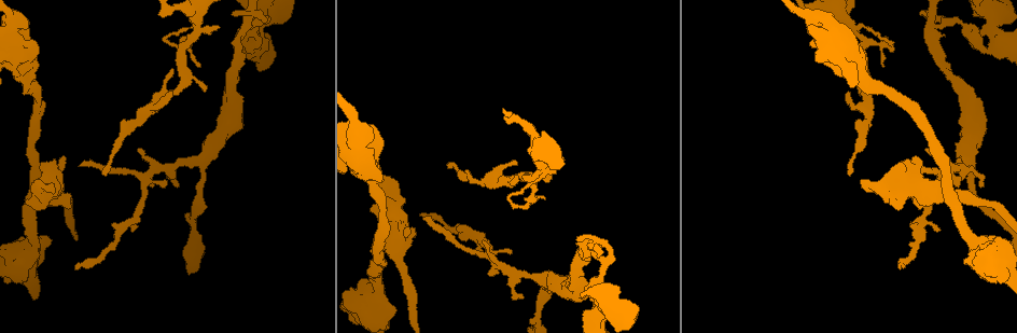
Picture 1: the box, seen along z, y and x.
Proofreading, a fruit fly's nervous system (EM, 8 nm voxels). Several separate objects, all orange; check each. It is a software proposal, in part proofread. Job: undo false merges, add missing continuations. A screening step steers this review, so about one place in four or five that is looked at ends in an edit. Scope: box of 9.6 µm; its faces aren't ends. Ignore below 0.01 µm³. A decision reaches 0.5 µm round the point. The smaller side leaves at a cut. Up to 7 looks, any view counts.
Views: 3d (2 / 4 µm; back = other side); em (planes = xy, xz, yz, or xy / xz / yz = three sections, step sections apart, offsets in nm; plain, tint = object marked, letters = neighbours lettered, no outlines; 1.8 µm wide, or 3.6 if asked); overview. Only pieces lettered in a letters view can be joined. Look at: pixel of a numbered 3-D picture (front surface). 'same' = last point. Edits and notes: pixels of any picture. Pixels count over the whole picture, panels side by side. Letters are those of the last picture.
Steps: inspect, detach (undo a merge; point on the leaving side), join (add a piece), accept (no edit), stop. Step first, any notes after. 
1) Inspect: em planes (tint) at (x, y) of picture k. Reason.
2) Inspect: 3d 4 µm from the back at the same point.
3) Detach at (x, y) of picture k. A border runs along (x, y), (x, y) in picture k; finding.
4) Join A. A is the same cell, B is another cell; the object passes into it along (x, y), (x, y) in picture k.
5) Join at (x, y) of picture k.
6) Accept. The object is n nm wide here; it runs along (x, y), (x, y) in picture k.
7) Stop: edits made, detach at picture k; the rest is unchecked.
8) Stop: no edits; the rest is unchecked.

Inspect: em xz step 8 (letters) at (64, 155) of picture 1. An open end.

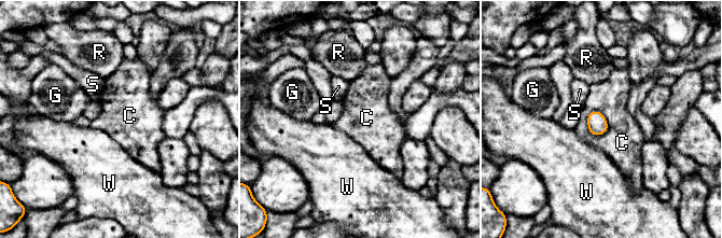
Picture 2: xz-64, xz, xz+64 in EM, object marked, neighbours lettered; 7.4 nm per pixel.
Inspect: em planes (letters) at the same point.

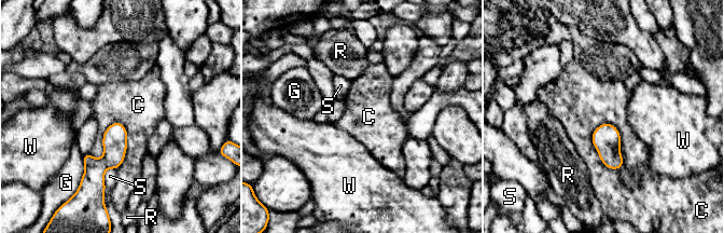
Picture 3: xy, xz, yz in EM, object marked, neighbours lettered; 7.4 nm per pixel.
Accept. C, G, R, S and W are other cells; a border runs along (604, 122), (620, 134), (618, 169) in picture 3; none of them fits.

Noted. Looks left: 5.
Inspect: em planes (letters) at (537, 322) of picture 1. Thick turns thin.

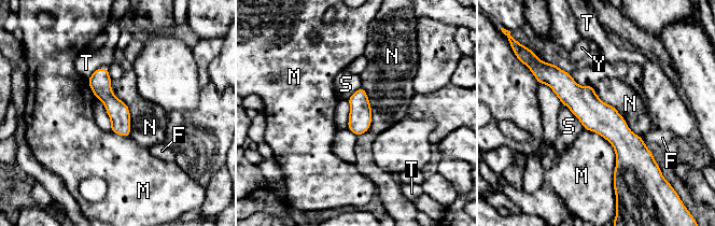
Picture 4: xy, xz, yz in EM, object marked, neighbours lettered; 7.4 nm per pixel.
Accept. F, M, N, S, T and Y are other cells; a border runs along (584, 128), (612, 145), (614, 187) in picture 4; all the same cell.

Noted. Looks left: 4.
Inspect: 3d 4 µm at (857, 87) of picture 1. Sharp bend.

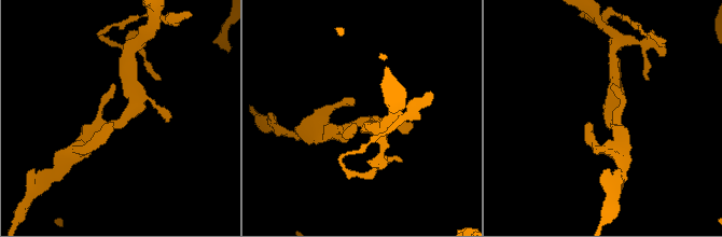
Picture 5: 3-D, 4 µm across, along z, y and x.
Inspect: em yz step 4 (tint) at (130, 111) of picture 5.

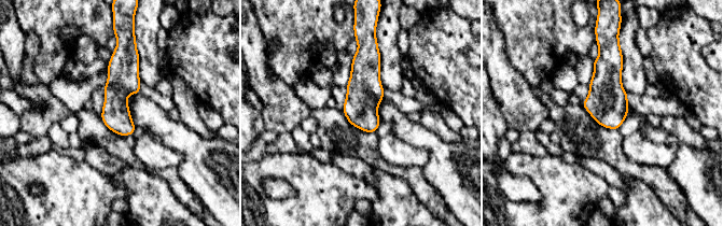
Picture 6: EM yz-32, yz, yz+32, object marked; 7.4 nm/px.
Inspect: em planes (letters) at the same point.

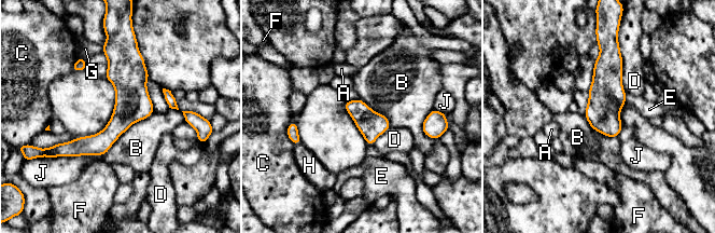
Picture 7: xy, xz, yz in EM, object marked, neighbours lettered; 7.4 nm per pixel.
Accept. A, B, C, D, E, F, G, H and J are other cells; a border runs along (153, 111), (134, 122), (103, 154) in picture 7; continuous, no second cell.

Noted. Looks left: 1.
Stop: no edits; the rest is unchecked.

